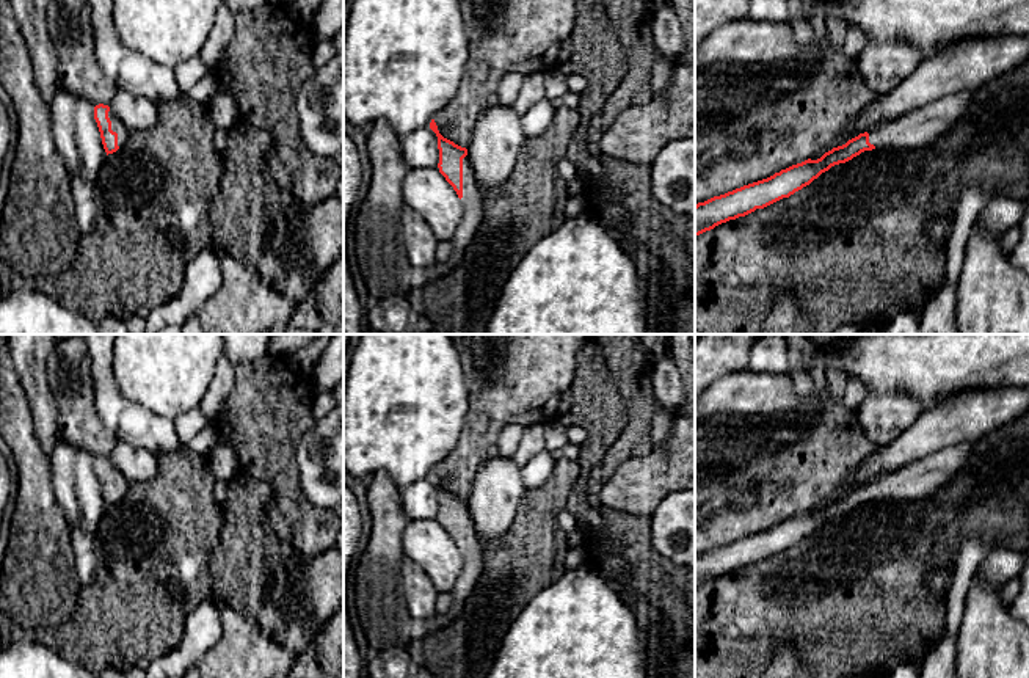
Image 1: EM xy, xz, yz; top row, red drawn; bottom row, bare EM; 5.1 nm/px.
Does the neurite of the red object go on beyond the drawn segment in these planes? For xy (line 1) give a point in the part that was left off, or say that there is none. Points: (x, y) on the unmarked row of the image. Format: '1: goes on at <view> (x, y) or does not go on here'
1: goes on at xy (116, 477)

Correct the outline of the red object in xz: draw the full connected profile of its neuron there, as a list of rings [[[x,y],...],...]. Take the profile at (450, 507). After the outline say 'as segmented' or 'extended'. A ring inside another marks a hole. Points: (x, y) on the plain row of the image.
[[[386,471],[373,474],[372,496],[367,501],[372,534],[356,562],[355,576],[355,609],[372,654],[405,650],[411,640],[424,639],[441,625],[455,620],[482,576],[483,548],[477,538],[467,501],[444,490],[435,471],[430,480],[438,488],[439,524],[464,557],[453,607],[449,617],[428,620],[417,620],[408,612],[400,570],[405,559],[402,535],[411,519],[403,512],[400,487]]]; extended

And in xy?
[[[108,457],[94,458],[94,471],[97,474],[104,501],[108,505],[116,504],[129,490],[129,482]]]; extended

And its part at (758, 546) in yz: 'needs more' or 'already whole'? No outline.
needs more

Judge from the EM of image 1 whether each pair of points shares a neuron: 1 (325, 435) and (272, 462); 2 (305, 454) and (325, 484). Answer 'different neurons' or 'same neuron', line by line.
1: different neurons
2: same neuron

